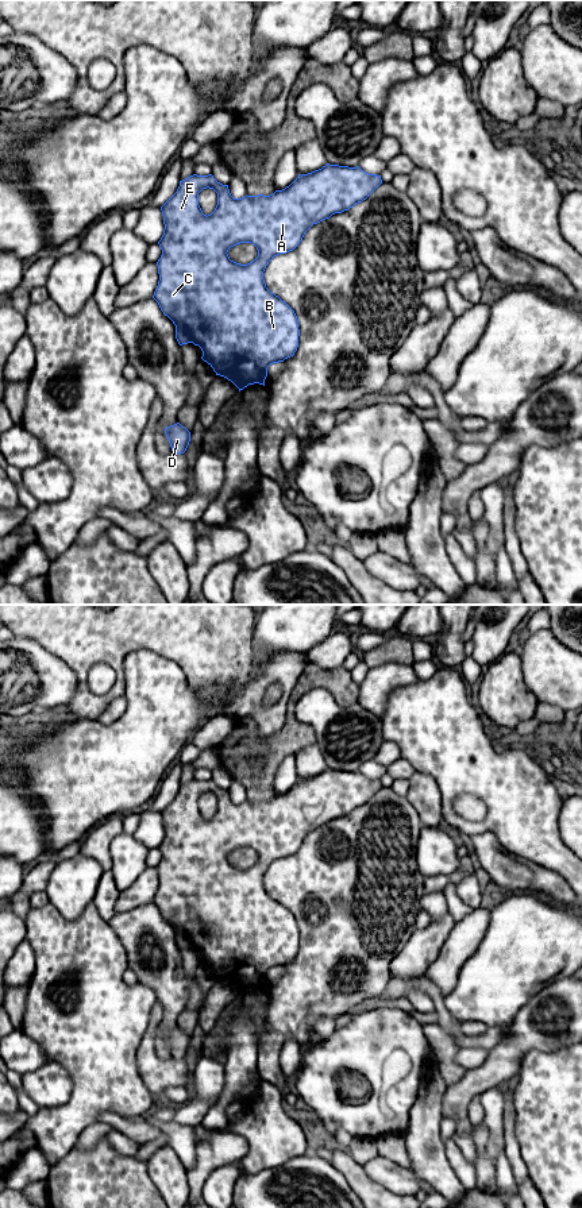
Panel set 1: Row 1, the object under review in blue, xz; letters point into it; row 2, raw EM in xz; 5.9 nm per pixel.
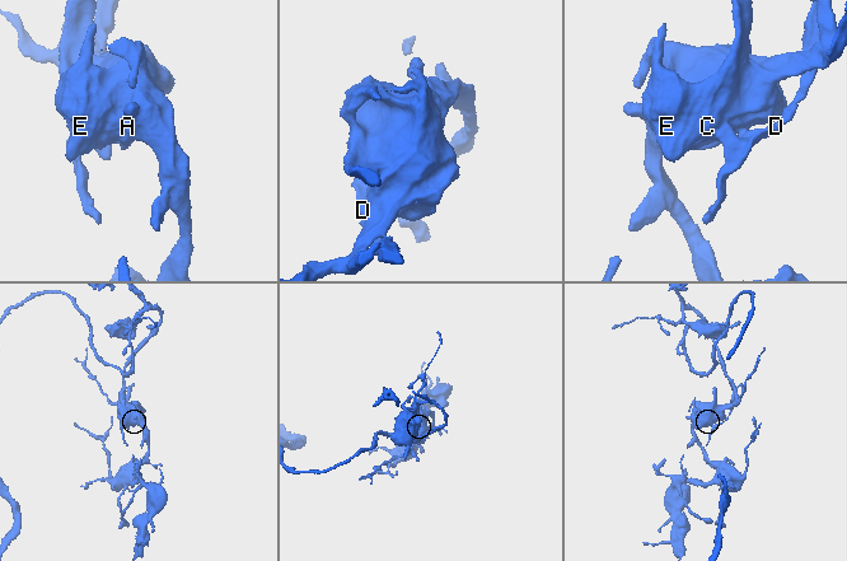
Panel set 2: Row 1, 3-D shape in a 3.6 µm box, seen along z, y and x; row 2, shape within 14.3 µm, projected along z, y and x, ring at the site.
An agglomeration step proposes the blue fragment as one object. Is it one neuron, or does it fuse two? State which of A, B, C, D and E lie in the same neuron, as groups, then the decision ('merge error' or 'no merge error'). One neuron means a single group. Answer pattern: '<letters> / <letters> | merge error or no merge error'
A B C E / D | merge error

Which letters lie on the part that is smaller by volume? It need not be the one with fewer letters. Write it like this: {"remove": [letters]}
{"remove": ["D"]}

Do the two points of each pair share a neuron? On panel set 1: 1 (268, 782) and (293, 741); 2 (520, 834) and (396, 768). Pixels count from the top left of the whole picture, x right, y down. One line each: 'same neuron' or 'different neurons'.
1: same neuron
2: different neurons

